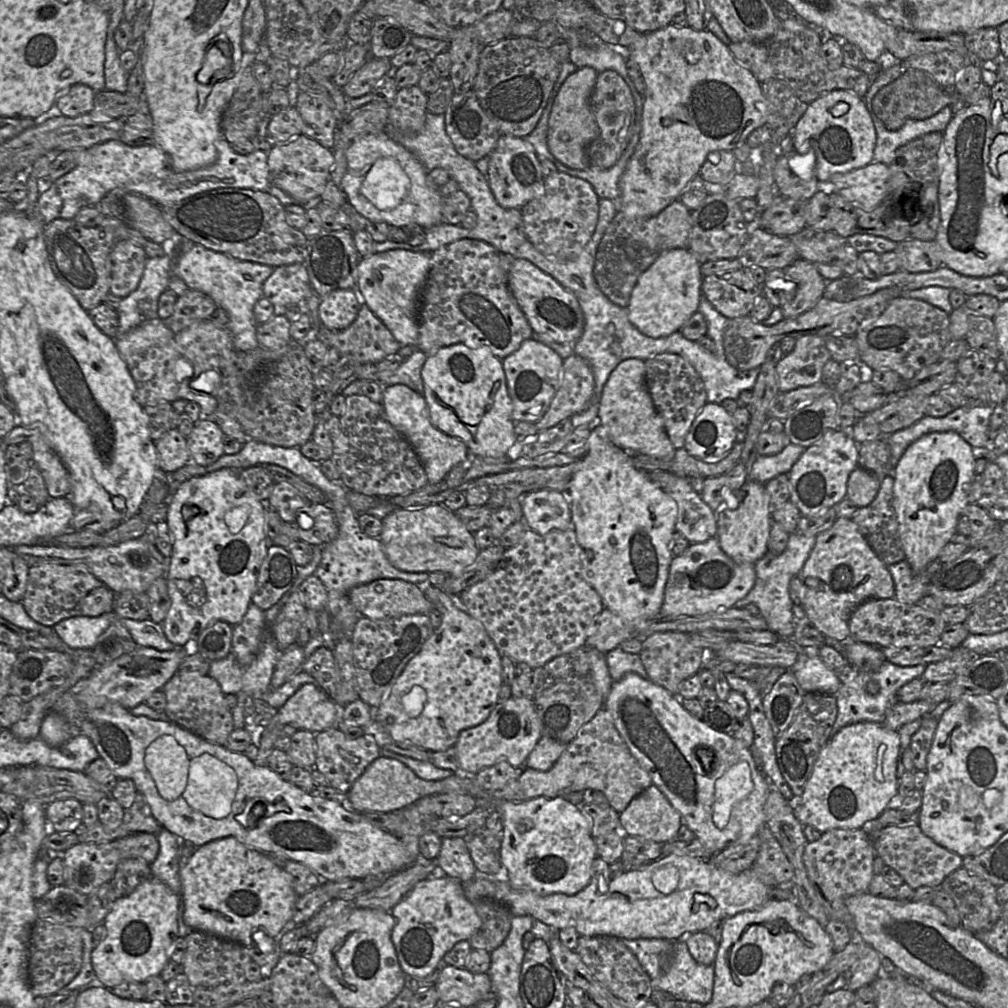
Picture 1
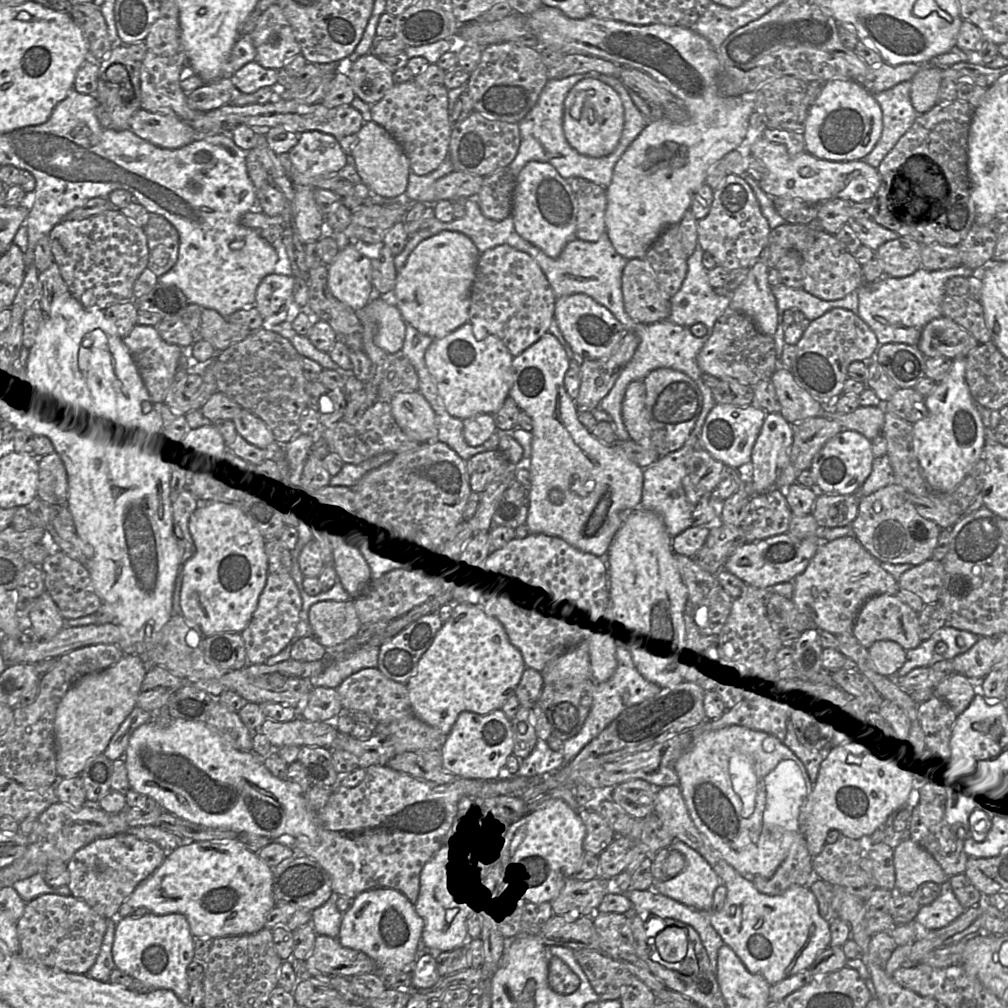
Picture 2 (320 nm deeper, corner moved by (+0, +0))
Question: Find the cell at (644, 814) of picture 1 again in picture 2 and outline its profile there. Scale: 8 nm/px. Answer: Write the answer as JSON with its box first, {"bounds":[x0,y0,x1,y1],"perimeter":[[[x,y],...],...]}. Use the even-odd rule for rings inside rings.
{"bounds":[654,785,830,986],"perimeter":[[[678,785],[658,788],[654,814],[660,818],[664,829],[676,840],[684,842],[700,853],[719,875],[721,882],[726,885],[727,897],[725,904],[720,911],[710,912],[709,919],[713,927],[721,935],[724,943],[735,951],[750,972],[761,974],[773,986],[800,971],[809,969],[816,958],[830,946],[830,922],[821,916],[818,900],[810,887],[793,886],[781,895],[768,895],[760,892],[752,881],[729,864],[698,831],[689,815]]]}

